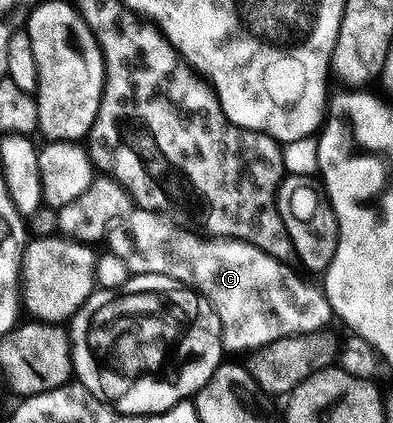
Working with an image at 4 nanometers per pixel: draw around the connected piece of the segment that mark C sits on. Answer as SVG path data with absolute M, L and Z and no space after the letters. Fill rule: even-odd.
M134 209L128 211L122 219L112 223L109 227L107 236L108 254L119 257L119 261L123 261L123 265L127 265L127 269L133 275L162 275L163 277L171 277L175 281L185 284L186 287L193 288L198 295L202 295L206 301L215 309L215 313L219 317L219 325L221 326L221 345L226 352L229 351L245 351L244 353L252 353L258 351L260 347L271 345L271 341L279 341L283 337L291 337L292 335L309 335L312 331L323 331L330 326L329 319L334 318L331 305L327 301L324 290L320 286L317 287L313 283L308 283L304 279L304 274L296 275L295 272L289 268L288 262L271 257L263 249L259 249L255 245L251 245L242 239L215 239L204 233L198 233L188 227L183 227L179 223L174 223L172 219L165 218L164 215L157 214L156 211L143 211Z

